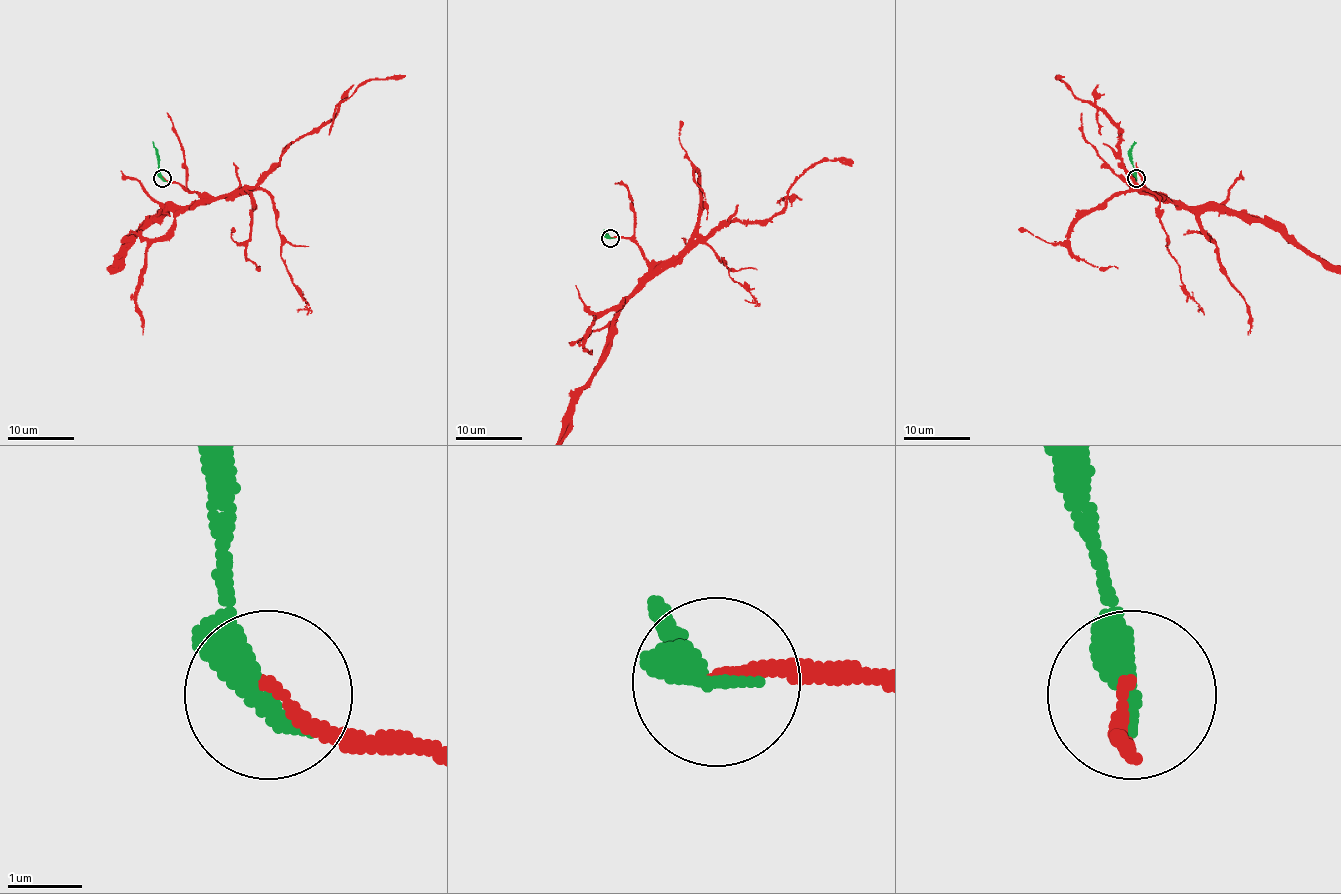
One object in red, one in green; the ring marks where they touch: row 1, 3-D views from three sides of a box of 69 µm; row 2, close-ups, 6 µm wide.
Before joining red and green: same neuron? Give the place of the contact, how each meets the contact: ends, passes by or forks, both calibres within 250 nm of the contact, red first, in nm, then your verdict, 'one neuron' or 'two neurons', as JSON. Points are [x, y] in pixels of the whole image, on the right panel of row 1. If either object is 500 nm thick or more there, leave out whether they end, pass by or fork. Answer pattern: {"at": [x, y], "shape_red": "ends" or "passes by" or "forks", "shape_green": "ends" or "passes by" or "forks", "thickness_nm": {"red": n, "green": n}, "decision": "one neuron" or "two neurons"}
{"at": [1136, 178], "shape_red": "ends", "shape_green": "ends", "thickness_nm": {"red": 140, "green": 400}, "decision": "one neuron"}

